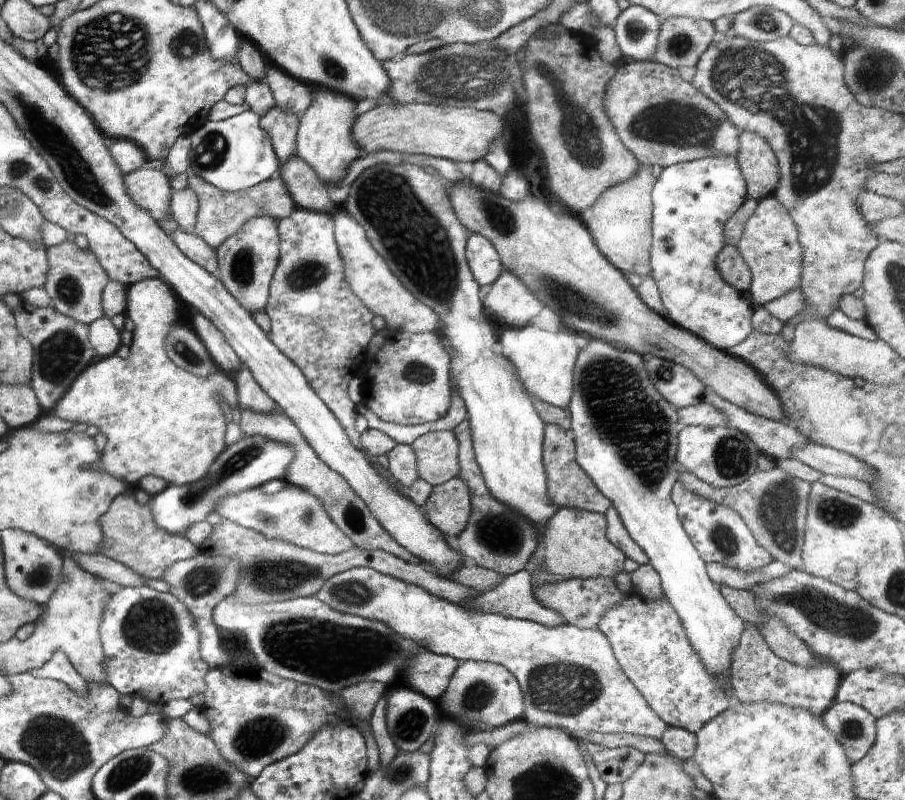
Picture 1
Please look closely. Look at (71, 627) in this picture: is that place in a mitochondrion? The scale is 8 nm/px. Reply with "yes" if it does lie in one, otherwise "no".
no

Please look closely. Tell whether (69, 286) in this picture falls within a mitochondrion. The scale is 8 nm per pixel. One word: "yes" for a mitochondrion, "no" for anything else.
yes

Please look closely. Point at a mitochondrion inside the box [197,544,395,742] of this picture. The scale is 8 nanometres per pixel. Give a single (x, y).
(270, 576)

